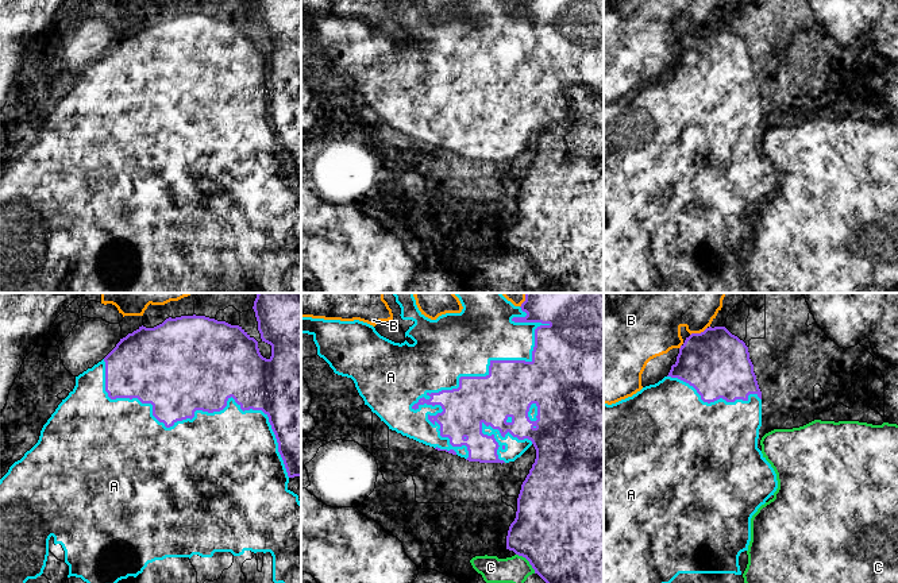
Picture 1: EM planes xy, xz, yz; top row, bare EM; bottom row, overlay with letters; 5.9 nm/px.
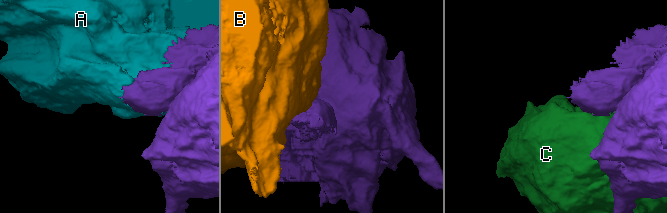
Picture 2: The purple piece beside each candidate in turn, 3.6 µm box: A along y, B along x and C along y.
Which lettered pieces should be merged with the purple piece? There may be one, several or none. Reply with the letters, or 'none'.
none

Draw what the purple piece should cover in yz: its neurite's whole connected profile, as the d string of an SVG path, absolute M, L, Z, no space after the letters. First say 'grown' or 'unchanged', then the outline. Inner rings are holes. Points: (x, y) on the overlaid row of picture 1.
unchanged; M709 327L701 333L691 333L686 337L667 377L678 378L693 386L701 399L708 404L720 398L727 402L748 401L749 394L756 394L762 399L748 347L725 327Z

